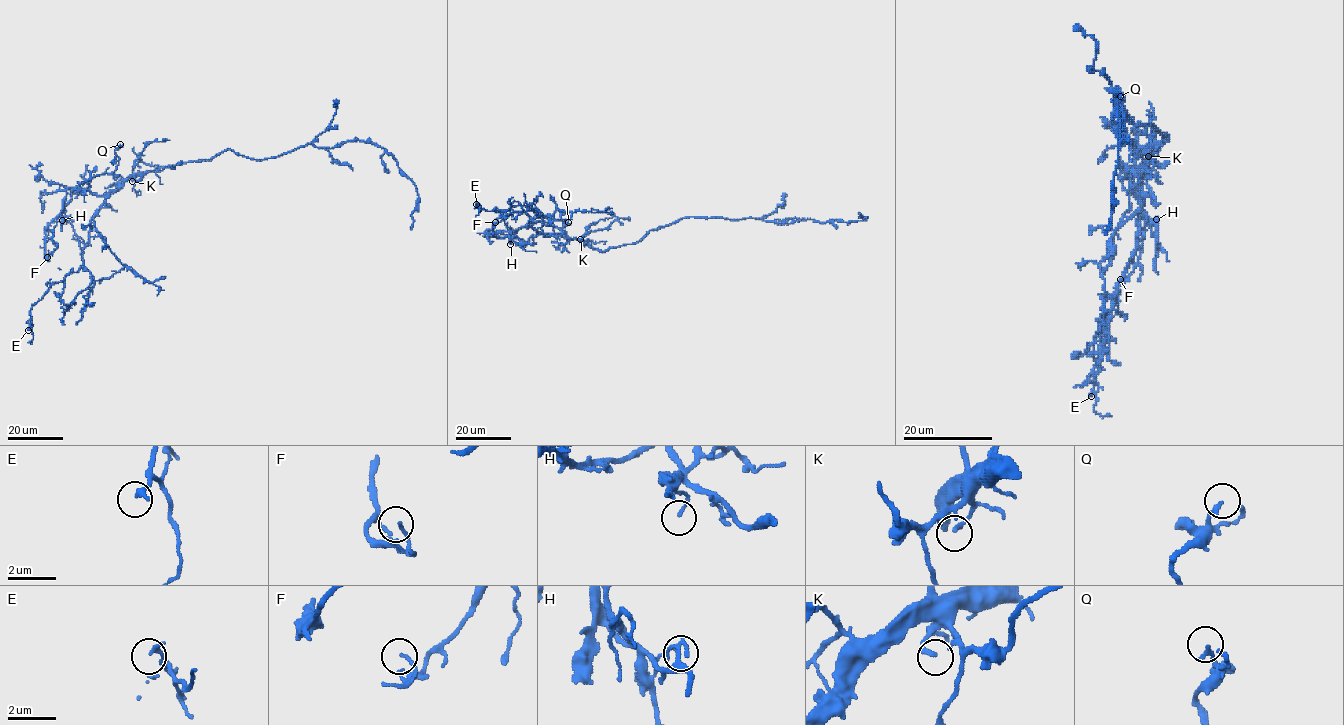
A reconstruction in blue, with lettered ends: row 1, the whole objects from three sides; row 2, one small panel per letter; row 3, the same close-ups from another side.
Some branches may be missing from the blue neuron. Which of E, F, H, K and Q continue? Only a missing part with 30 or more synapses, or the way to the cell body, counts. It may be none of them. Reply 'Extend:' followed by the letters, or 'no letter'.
Extend: no letter

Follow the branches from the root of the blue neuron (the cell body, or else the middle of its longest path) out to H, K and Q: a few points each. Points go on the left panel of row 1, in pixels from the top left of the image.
H: (196, 160), (137, 173), (104, 195), (74, 188), (71, 200), (64, 208), (62, 220)
K: (196, 160), (138, 173), (132, 181)
Q: (196, 160), (123, 179), (113, 173), (119, 161), (115, 150), (120, 144)

